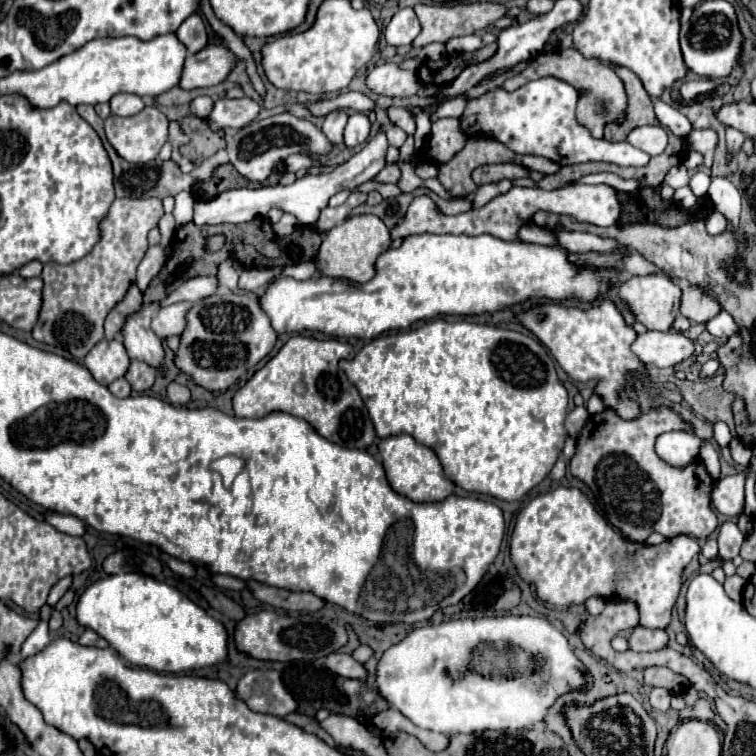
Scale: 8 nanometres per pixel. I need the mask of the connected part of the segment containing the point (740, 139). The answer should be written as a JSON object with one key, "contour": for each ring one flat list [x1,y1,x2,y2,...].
{"contour":[[728,131,726,133,726,147,728,147,728,155,726,155,726,163,730,163,736,155,736,151,742,147,746,135,742,135,740,131]]}

